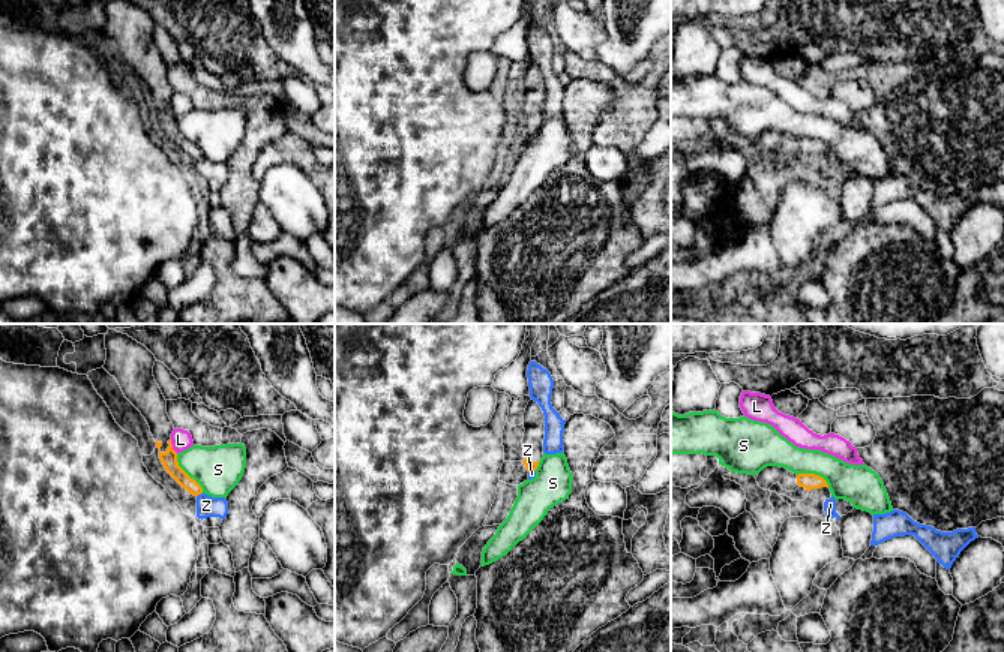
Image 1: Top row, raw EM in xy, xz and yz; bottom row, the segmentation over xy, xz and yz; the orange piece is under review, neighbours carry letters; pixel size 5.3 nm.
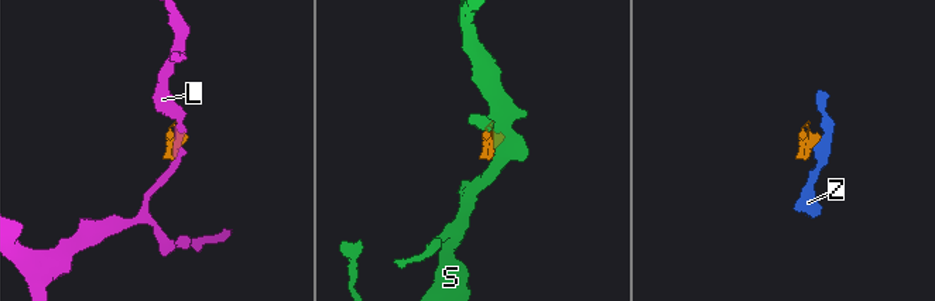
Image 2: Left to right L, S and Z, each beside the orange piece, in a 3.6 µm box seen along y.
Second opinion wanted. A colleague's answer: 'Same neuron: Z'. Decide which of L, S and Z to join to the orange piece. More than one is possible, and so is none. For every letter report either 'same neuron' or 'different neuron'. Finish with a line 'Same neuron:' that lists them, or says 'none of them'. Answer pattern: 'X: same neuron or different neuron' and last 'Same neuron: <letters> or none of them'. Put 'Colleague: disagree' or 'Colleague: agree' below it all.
L: different neuron
S: different neuron
Z: different neuron
Same neuron: none of them
Colleague: disagree

